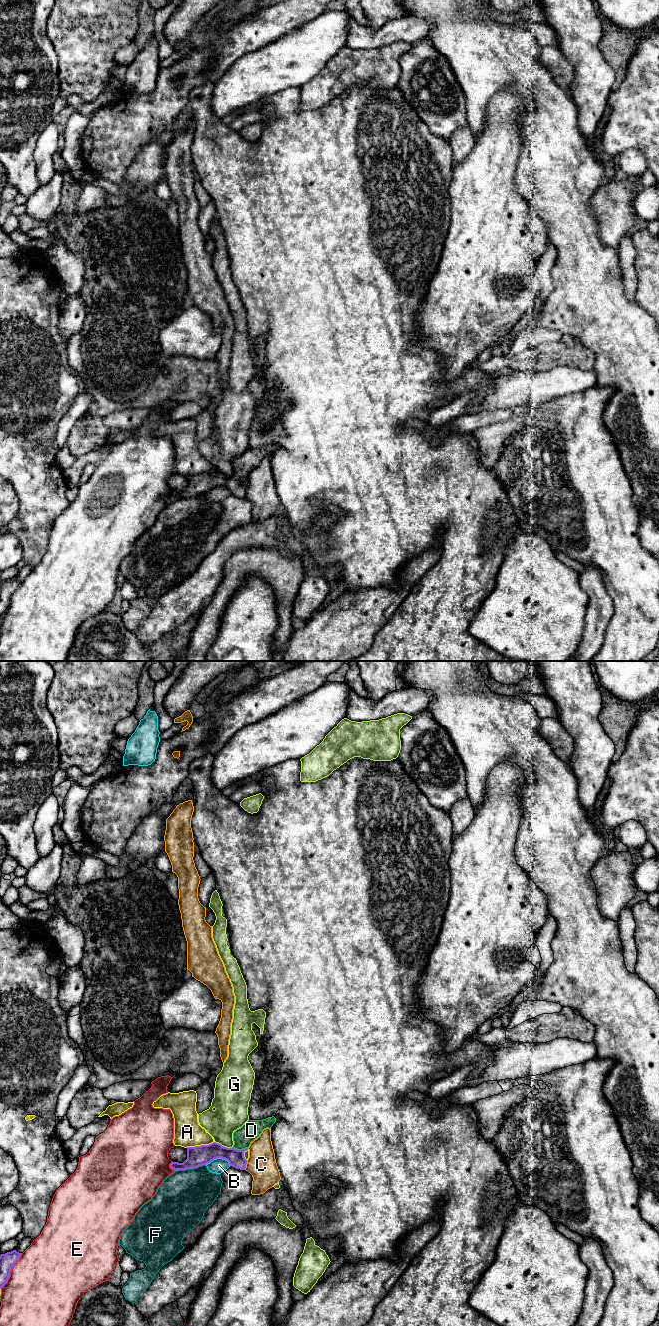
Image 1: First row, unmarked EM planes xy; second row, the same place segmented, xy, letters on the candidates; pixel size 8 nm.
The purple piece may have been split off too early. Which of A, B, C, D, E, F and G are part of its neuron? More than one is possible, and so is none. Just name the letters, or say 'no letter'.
D

